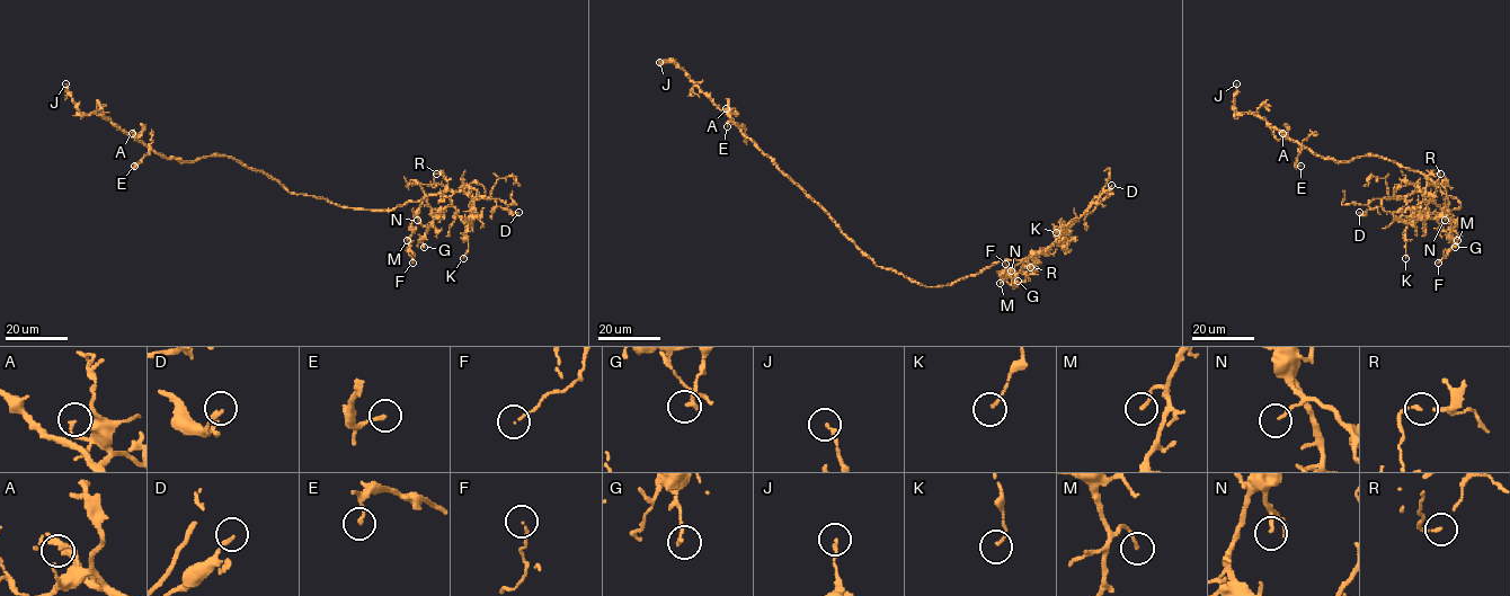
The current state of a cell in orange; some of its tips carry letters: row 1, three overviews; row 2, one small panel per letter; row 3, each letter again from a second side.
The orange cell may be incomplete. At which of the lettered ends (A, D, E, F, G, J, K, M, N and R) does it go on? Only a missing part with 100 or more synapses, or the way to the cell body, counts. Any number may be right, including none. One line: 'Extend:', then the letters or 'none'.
Extend: none

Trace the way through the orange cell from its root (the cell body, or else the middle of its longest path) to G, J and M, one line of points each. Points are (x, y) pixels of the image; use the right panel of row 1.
G: (1433, 181), (1460, 203), (1458, 208), (1442, 210), (1422, 192), (1428, 214), (1457, 239), (1455, 247)
J: (1433, 181), (1377, 156), (1348, 161), (1318, 157), (1264, 119), (1246, 113), (1236, 114), (1236, 83)
M: (1433, 181), (1460, 203), (1458, 208), (1442, 210), (1426, 188), (1431, 184), (1445, 188), (1450, 234), (1457, 240)

